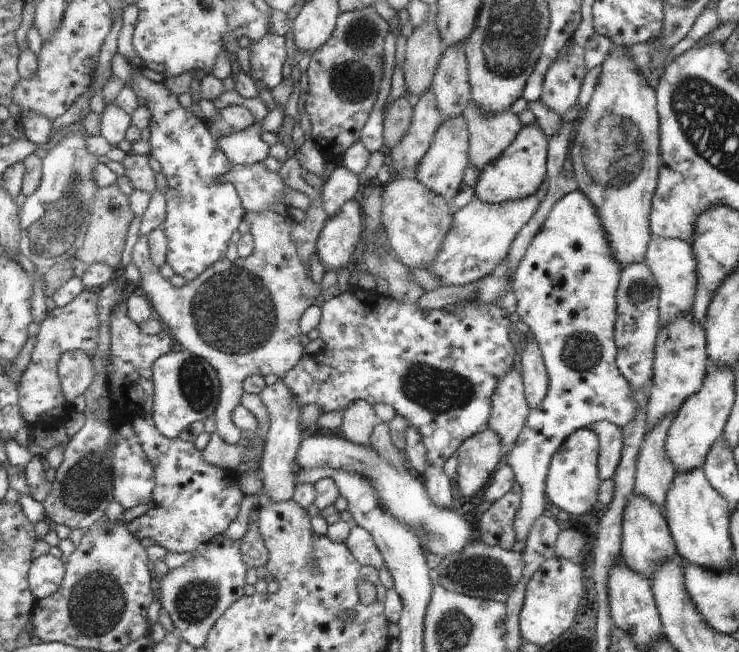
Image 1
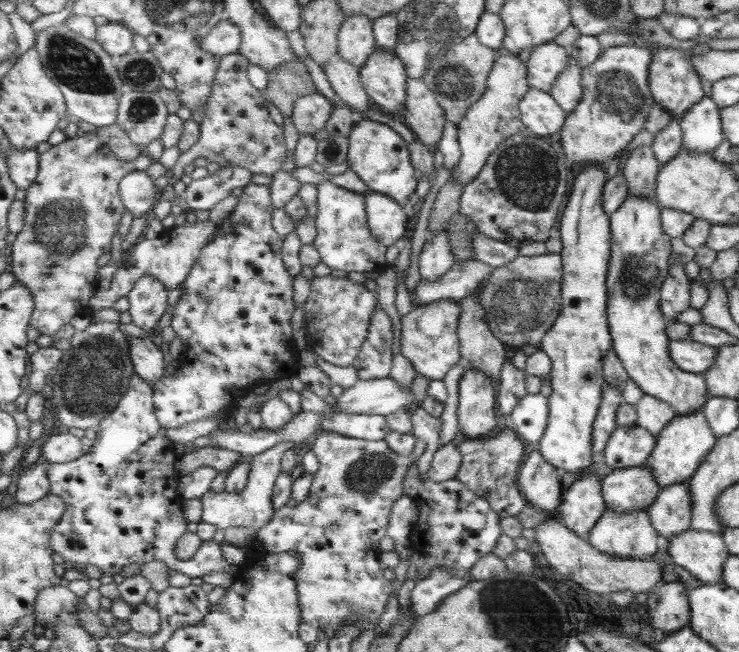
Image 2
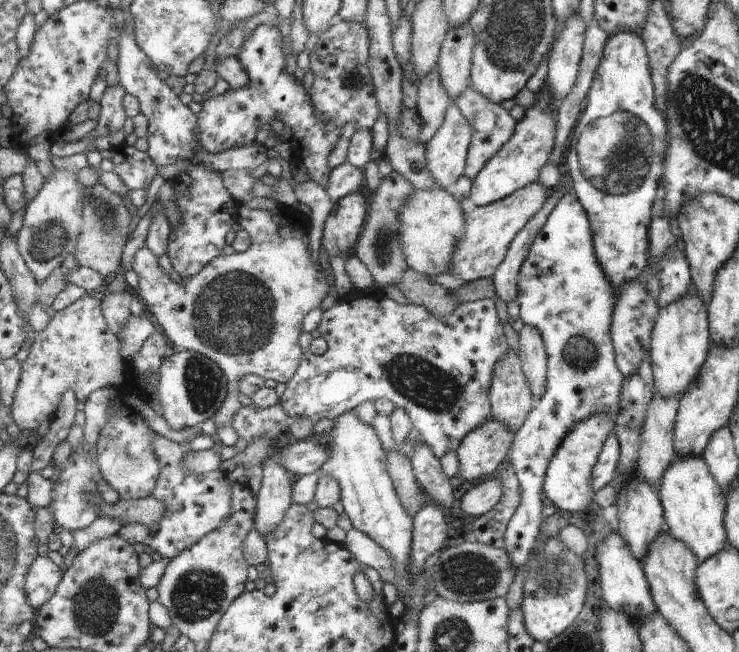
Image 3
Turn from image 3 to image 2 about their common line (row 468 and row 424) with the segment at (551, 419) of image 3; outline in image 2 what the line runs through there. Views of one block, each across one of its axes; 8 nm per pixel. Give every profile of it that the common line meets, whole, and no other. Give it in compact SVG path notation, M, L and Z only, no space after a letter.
M525 394L520 404L508 416L506 423L510 424L522 440L537 443L547 428L548 401L539 394Z

